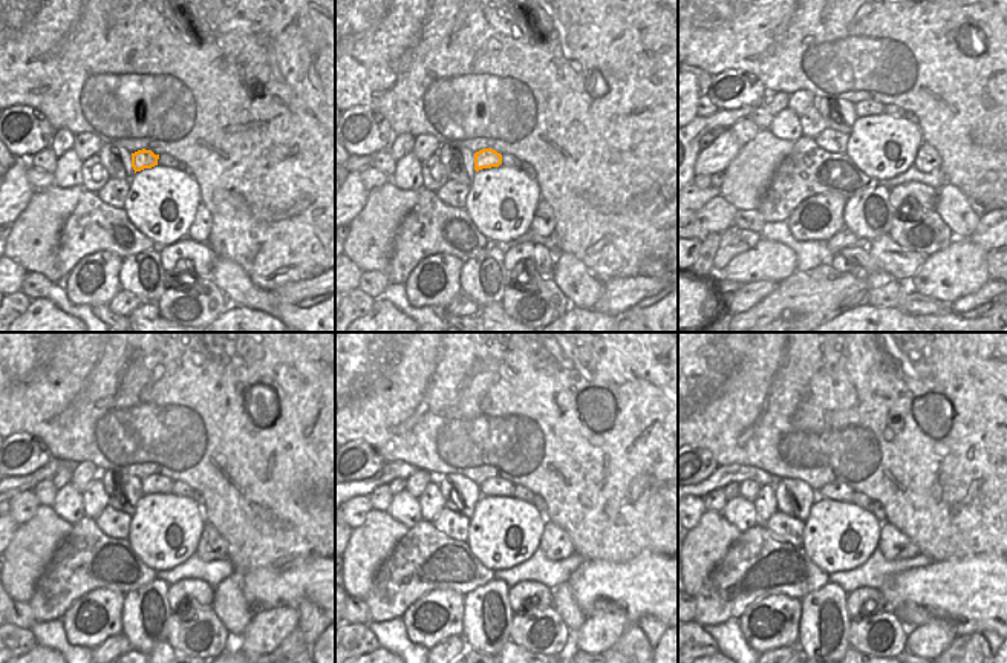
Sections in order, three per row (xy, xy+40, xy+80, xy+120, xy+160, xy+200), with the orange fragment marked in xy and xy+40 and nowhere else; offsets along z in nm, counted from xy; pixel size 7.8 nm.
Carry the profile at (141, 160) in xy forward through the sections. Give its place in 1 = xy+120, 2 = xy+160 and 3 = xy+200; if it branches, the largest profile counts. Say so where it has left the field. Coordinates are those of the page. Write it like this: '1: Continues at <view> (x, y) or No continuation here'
1: Continues at xy+120 (155, 483)
2: Continues at xy+160 (496, 486)
3: Continues at xy+200 (839, 492).

